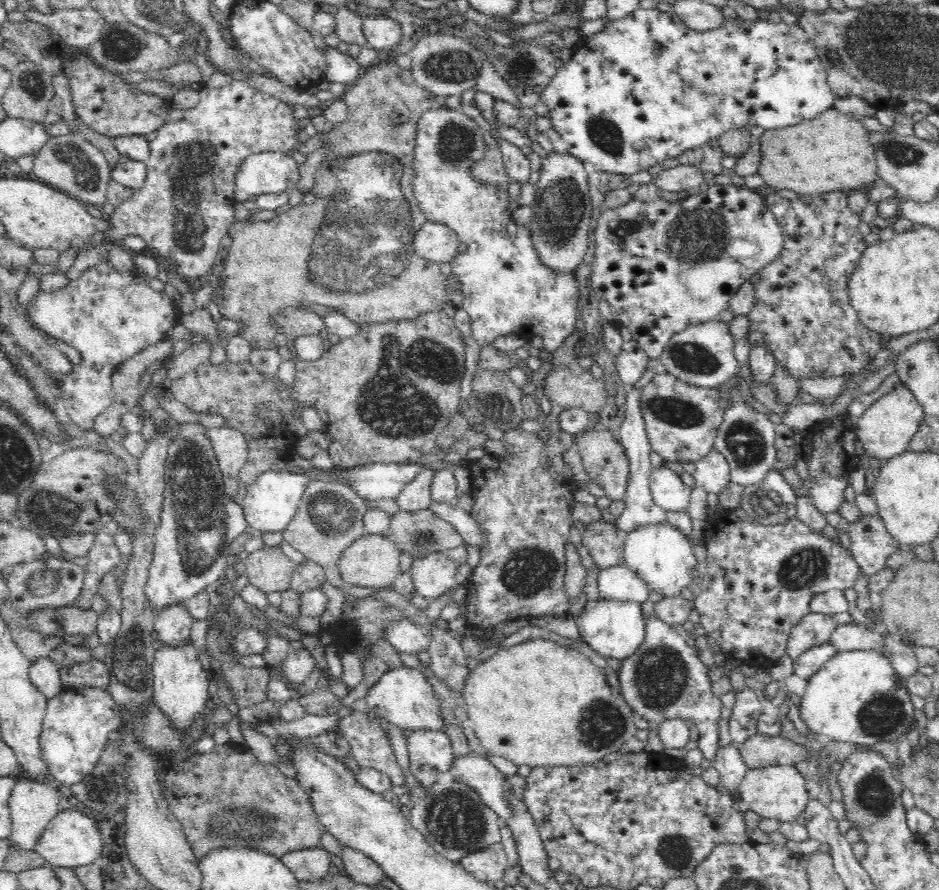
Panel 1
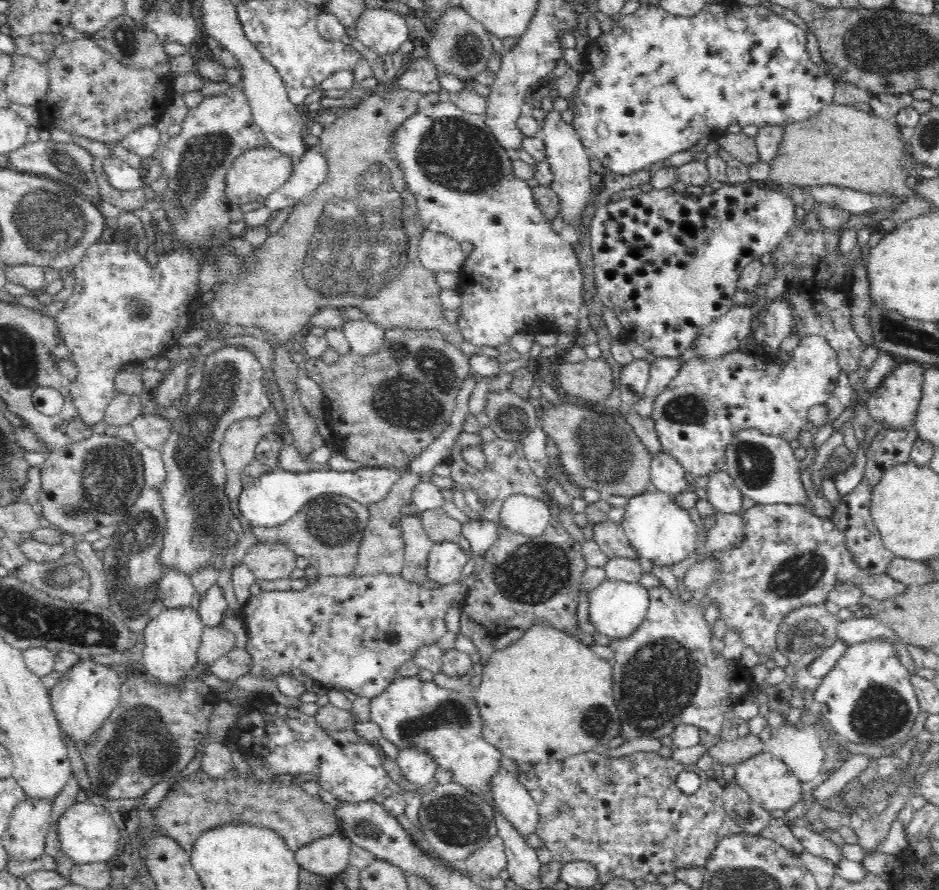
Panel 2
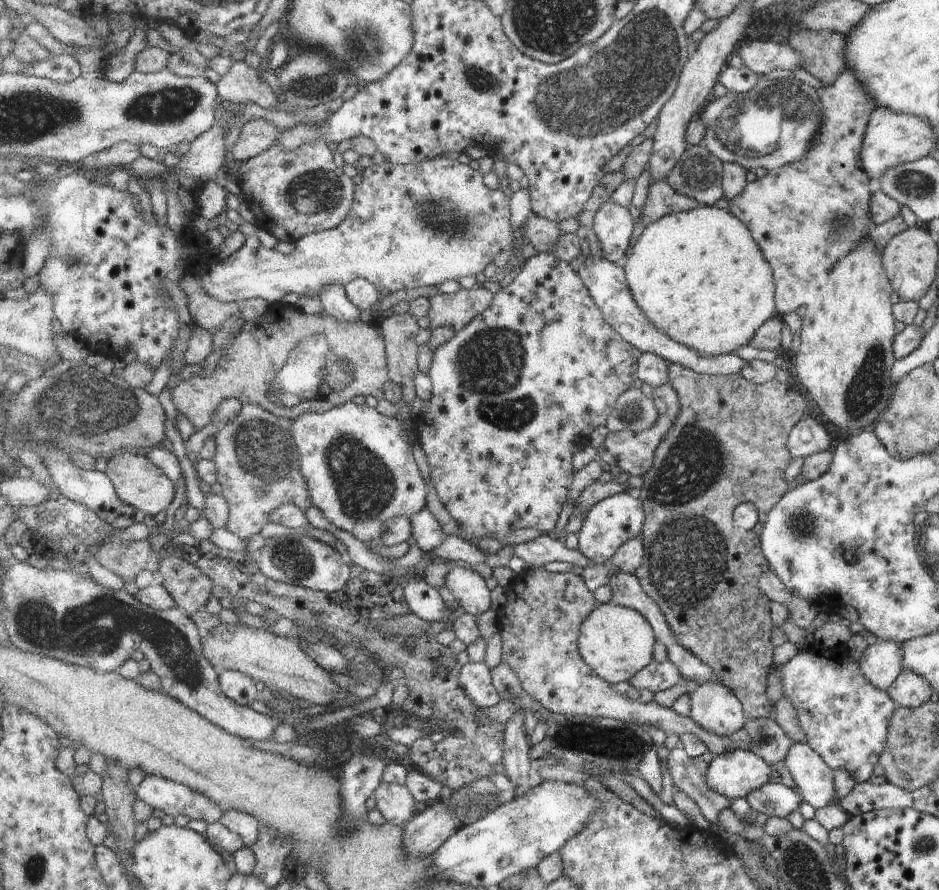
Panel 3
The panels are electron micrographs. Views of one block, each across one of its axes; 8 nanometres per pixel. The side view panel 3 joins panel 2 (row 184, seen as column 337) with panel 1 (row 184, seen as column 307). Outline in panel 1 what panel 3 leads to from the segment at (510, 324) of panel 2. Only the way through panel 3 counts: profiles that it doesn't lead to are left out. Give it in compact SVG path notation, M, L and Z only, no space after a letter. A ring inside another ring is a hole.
M447 106L427 110L417 124L416 149L414 153L415 177L413 192L420 203L427 220L447 224L456 232L459 242L464 242L466 252L460 252L451 260L452 272L462 283L464 302L462 308L470 315L470 326L476 341L482 347L491 344L495 338L516 335L528 342L535 336L544 341L544 350L551 354L570 337L575 329L579 292L575 275L556 274L542 264L526 225L518 225L512 219L509 208L509 194L490 185L484 185L472 175L470 166L474 160L482 160L486 153L484 135L480 126L468 115Z

